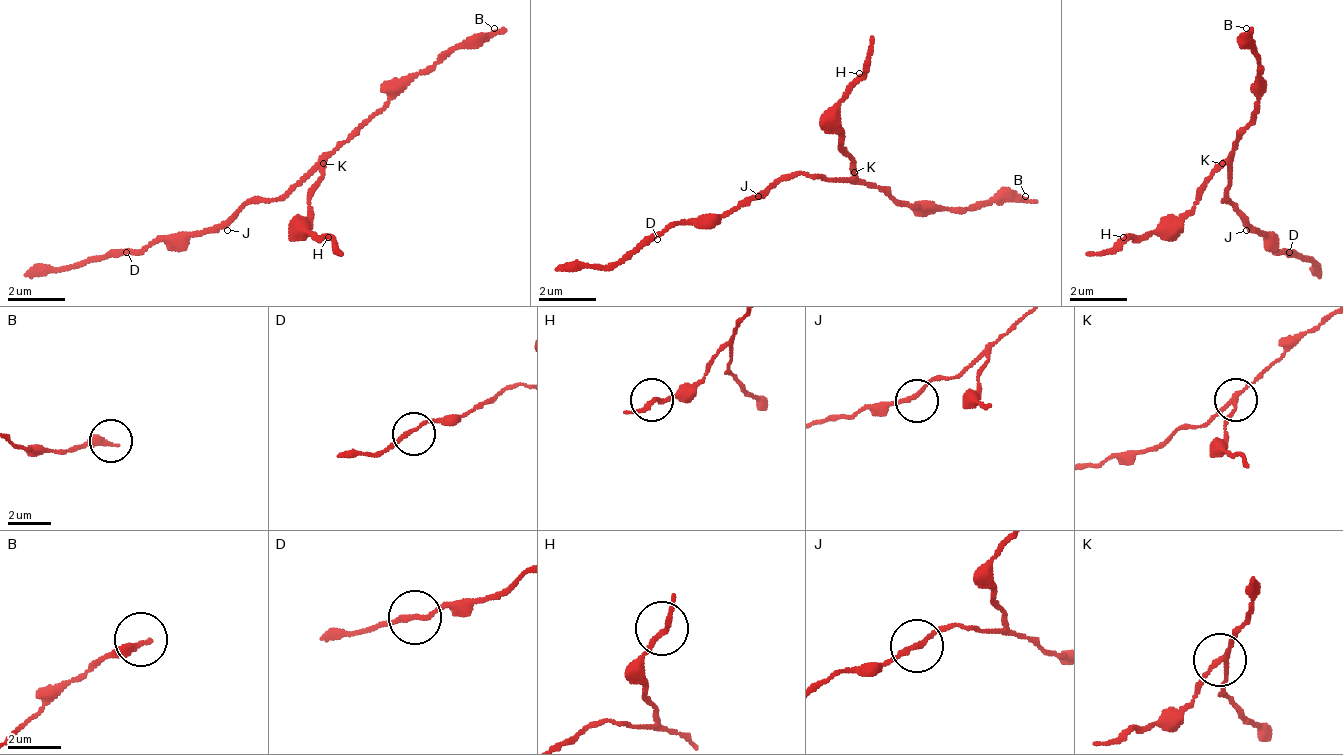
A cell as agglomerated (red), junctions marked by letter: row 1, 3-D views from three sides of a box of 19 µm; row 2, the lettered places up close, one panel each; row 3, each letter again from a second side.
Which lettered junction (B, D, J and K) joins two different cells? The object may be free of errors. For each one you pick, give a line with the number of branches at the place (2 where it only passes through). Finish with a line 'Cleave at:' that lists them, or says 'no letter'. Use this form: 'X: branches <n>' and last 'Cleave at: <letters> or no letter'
K: branches 3
Cleave at: K

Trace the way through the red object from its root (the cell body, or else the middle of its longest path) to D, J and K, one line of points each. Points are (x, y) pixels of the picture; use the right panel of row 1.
D: (1224, 194), (1224, 201), (1253, 230), (1260, 230), (1282, 252), (1289, 252)
J: (1224, 194), (1224, 201), (1246, 223), (1246, 230)
K: (1224, 194), (1231, 187), (1231, 172), (1224, 165)

